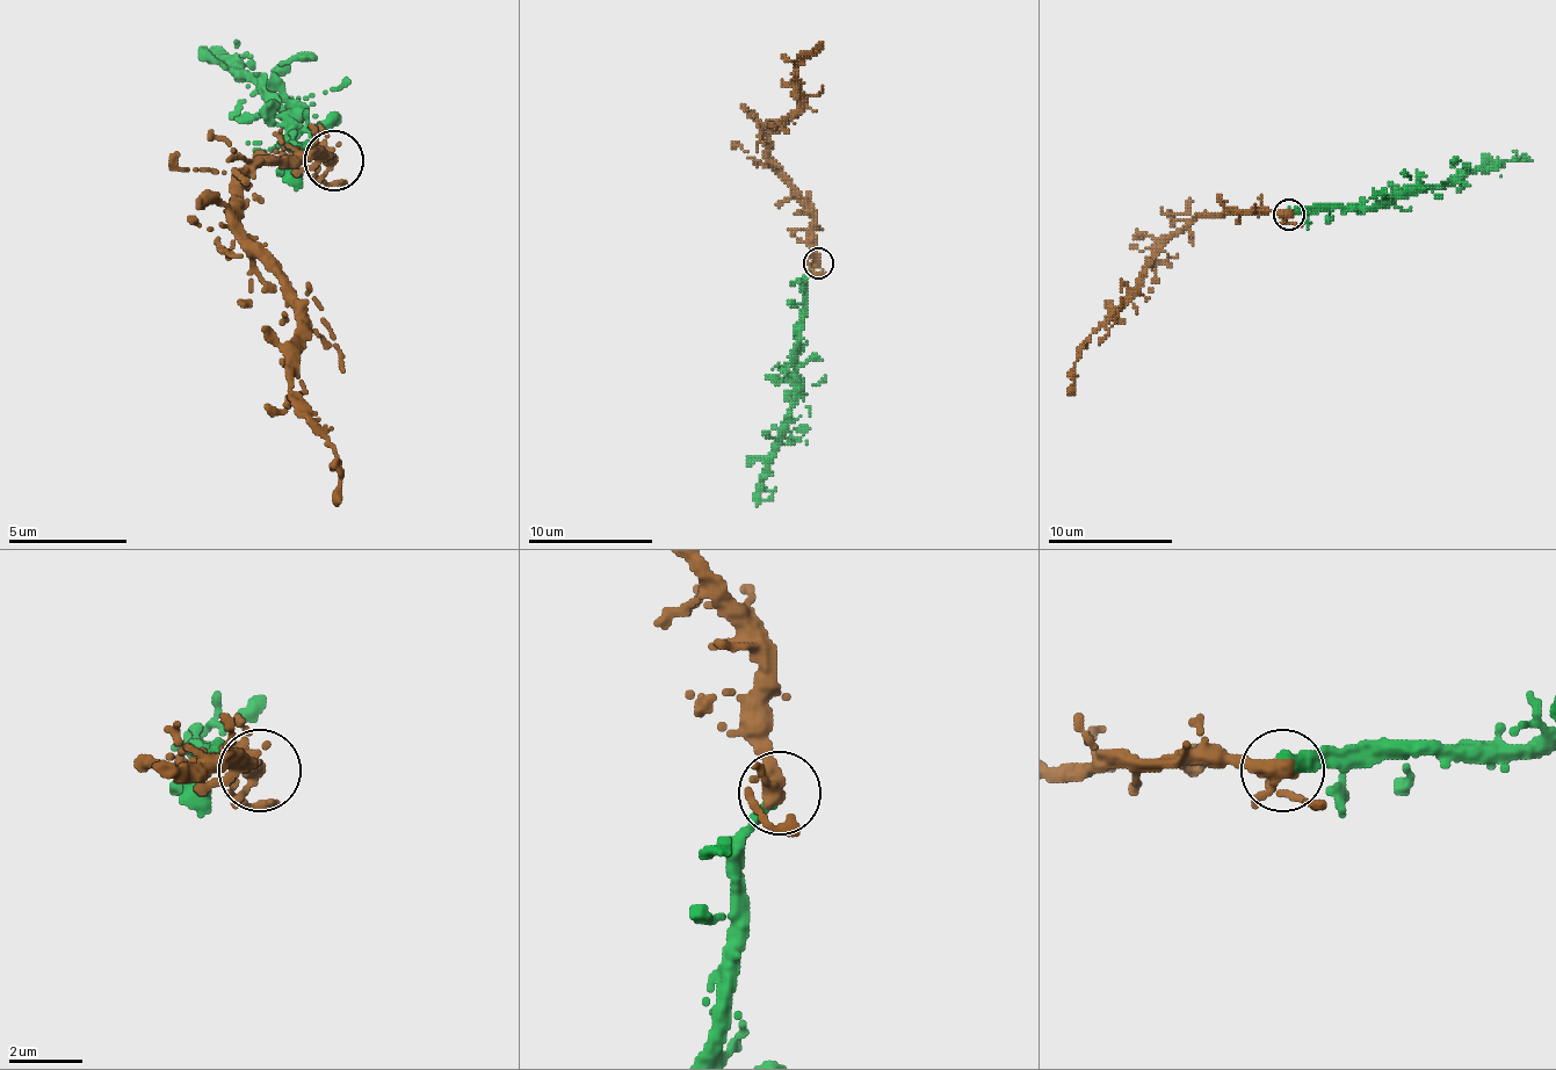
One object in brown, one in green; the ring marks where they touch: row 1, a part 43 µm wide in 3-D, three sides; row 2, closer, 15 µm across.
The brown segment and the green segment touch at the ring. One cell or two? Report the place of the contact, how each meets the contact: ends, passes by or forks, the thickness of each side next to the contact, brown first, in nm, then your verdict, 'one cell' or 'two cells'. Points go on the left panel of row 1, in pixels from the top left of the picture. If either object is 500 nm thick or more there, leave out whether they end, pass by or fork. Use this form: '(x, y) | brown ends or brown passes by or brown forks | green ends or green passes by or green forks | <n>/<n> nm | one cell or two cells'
(334, 160) | brown forks | green ends | 280/380 nm | one cell

